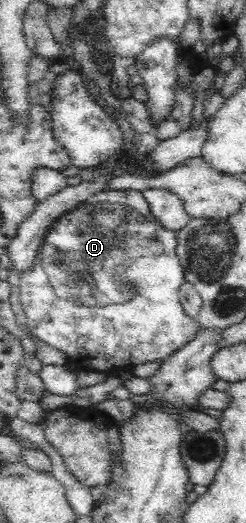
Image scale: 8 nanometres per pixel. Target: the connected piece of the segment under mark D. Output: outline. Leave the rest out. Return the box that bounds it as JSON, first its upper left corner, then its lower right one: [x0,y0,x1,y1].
[18,189,200,372]

